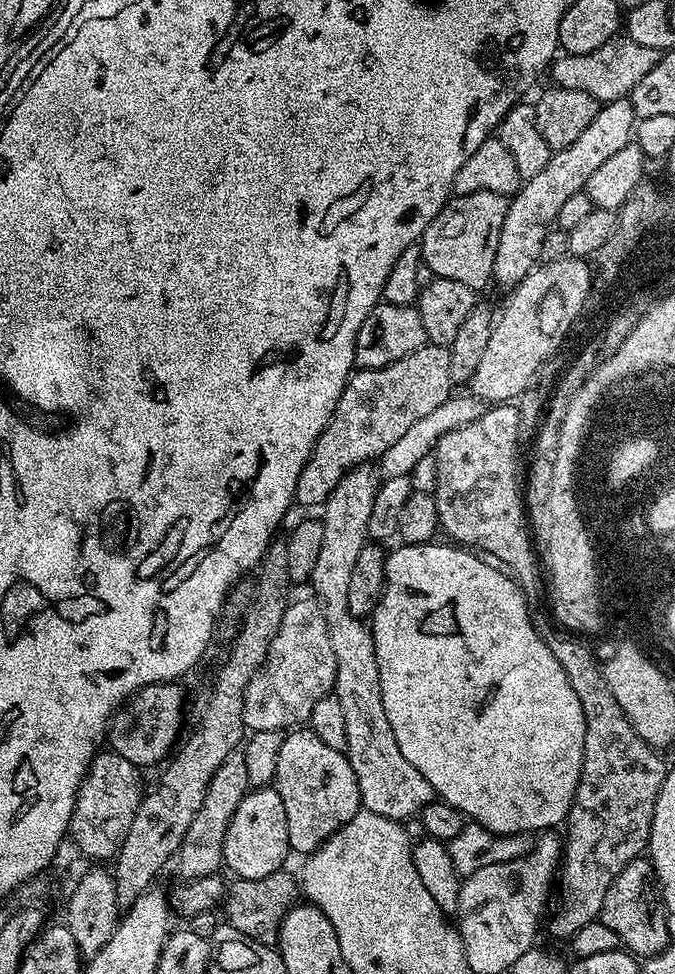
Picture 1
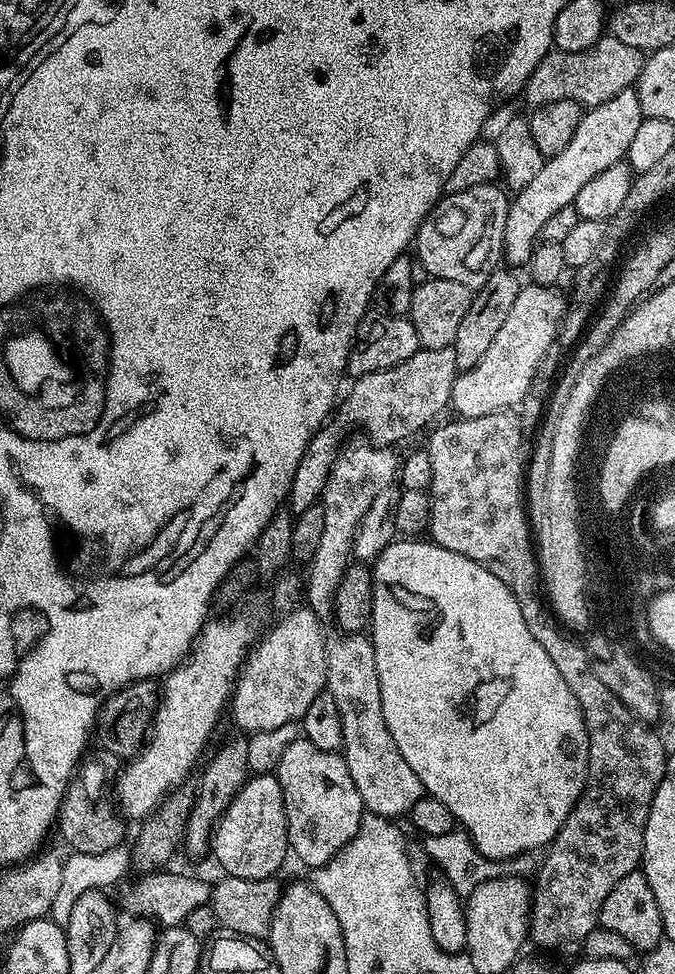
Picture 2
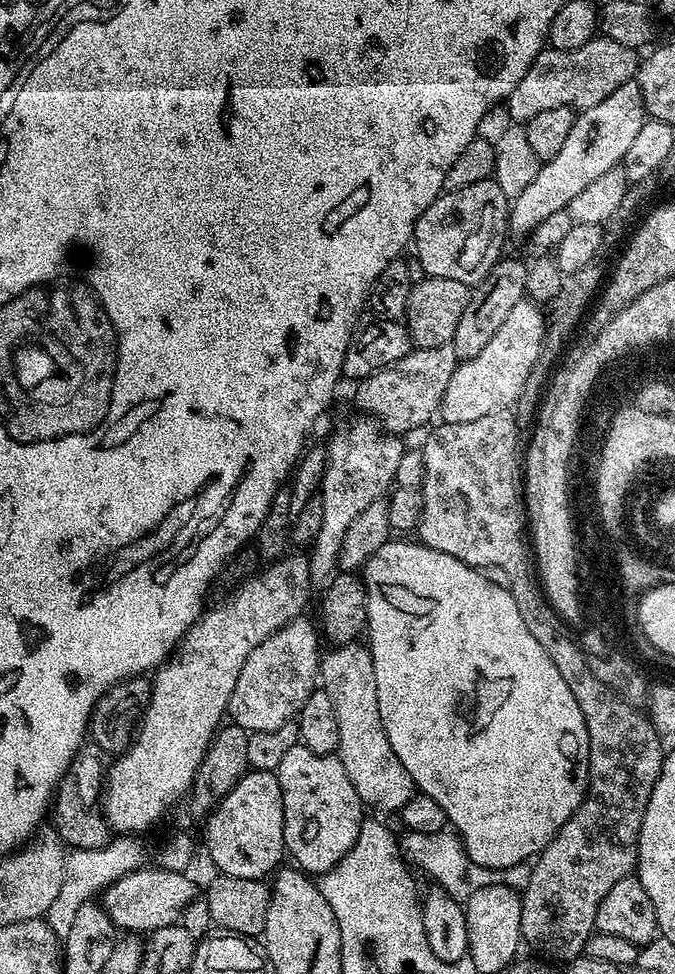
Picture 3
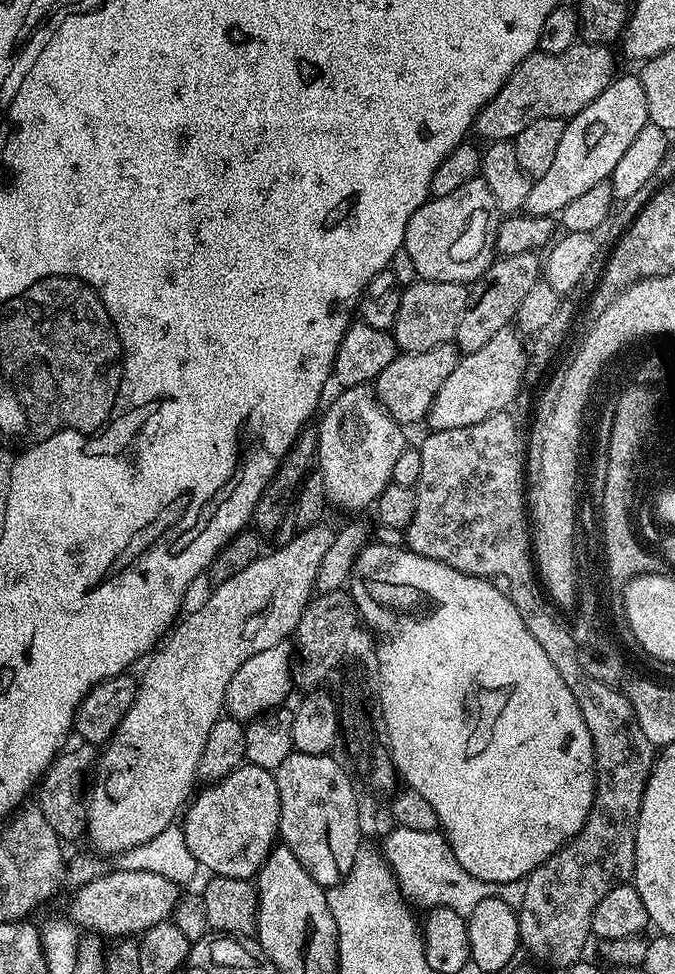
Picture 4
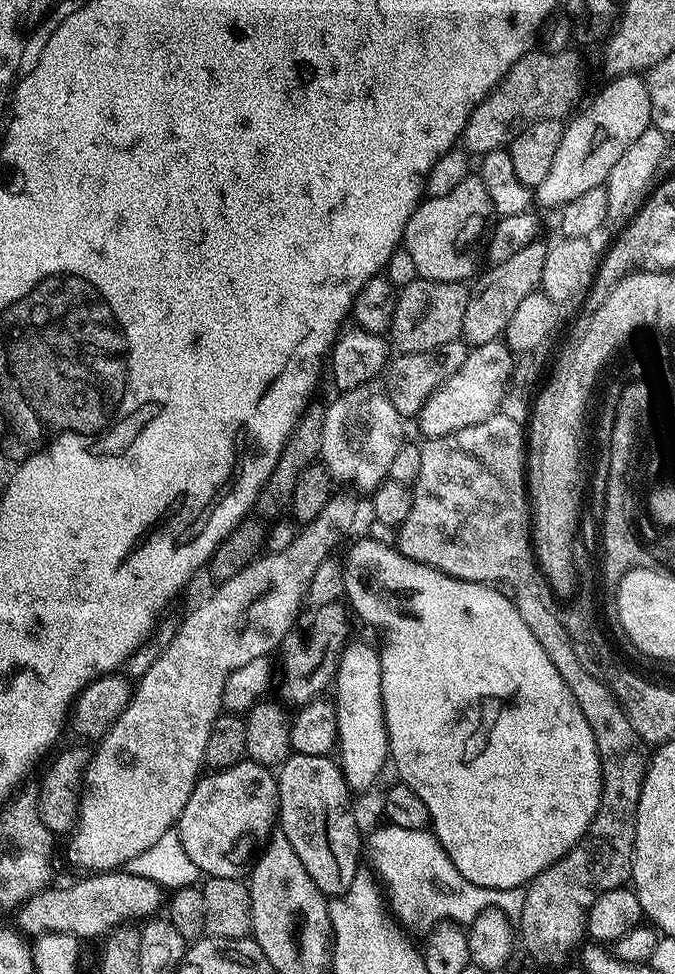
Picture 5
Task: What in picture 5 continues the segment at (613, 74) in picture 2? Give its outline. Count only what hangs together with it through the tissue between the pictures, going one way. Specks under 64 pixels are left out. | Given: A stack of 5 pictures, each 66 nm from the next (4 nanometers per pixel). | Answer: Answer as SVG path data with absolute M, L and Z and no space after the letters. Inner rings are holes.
M572 50L530 51L518 58L514 66L510 66L507 74L472 111L464 127L463 147L469 153L483 154L492 152L495 148L511 145L512 139L527 124L532 124L536 120L560 120L567 117L577 92L578 60Z

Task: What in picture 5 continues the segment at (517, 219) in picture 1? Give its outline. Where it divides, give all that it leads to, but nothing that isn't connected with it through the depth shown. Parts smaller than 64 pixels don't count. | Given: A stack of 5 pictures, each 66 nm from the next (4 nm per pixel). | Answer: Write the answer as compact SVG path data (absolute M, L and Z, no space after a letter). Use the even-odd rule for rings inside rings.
M625 74L611 77L607 82L609 84L582 112L576 117L573 115L564 124L562 142L558 142L550 174L546 174L546 178L534 190L537 205L559 210L574 202L574 198L603 186L618 158L630 150L630 145L641 136L642 130L652 127L647 79L640 74Z

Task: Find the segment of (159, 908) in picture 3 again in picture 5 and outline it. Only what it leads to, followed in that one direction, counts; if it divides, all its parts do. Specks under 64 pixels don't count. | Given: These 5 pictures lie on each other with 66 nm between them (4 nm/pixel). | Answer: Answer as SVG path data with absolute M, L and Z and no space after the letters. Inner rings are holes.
M132 870L100 872L88 874L77 884L68 884L65 888L49 886L34 894L15 913L15 927L25 937L39 938L45 934L74 936L81 942L87 942L97 936L103 938L112 929L127 922L138 922L143 918L152 918L162 908L162 889L159 884L142 878Z

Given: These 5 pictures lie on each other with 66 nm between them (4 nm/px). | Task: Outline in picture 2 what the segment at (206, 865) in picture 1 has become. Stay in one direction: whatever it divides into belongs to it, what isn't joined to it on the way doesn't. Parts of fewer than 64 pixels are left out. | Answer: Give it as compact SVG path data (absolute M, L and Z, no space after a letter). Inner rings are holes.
M236 734L233 740L225 742L209 760L200 776L200 785L195 785L194 795L196 804L190 810L190 818L186 822L186 830L182 841L183 851L188 851L192 856L208 856L212 843L212 833L216 831L216 824L220 816L234 802L242 785L250 778L248 763L246 762L247 739Z

